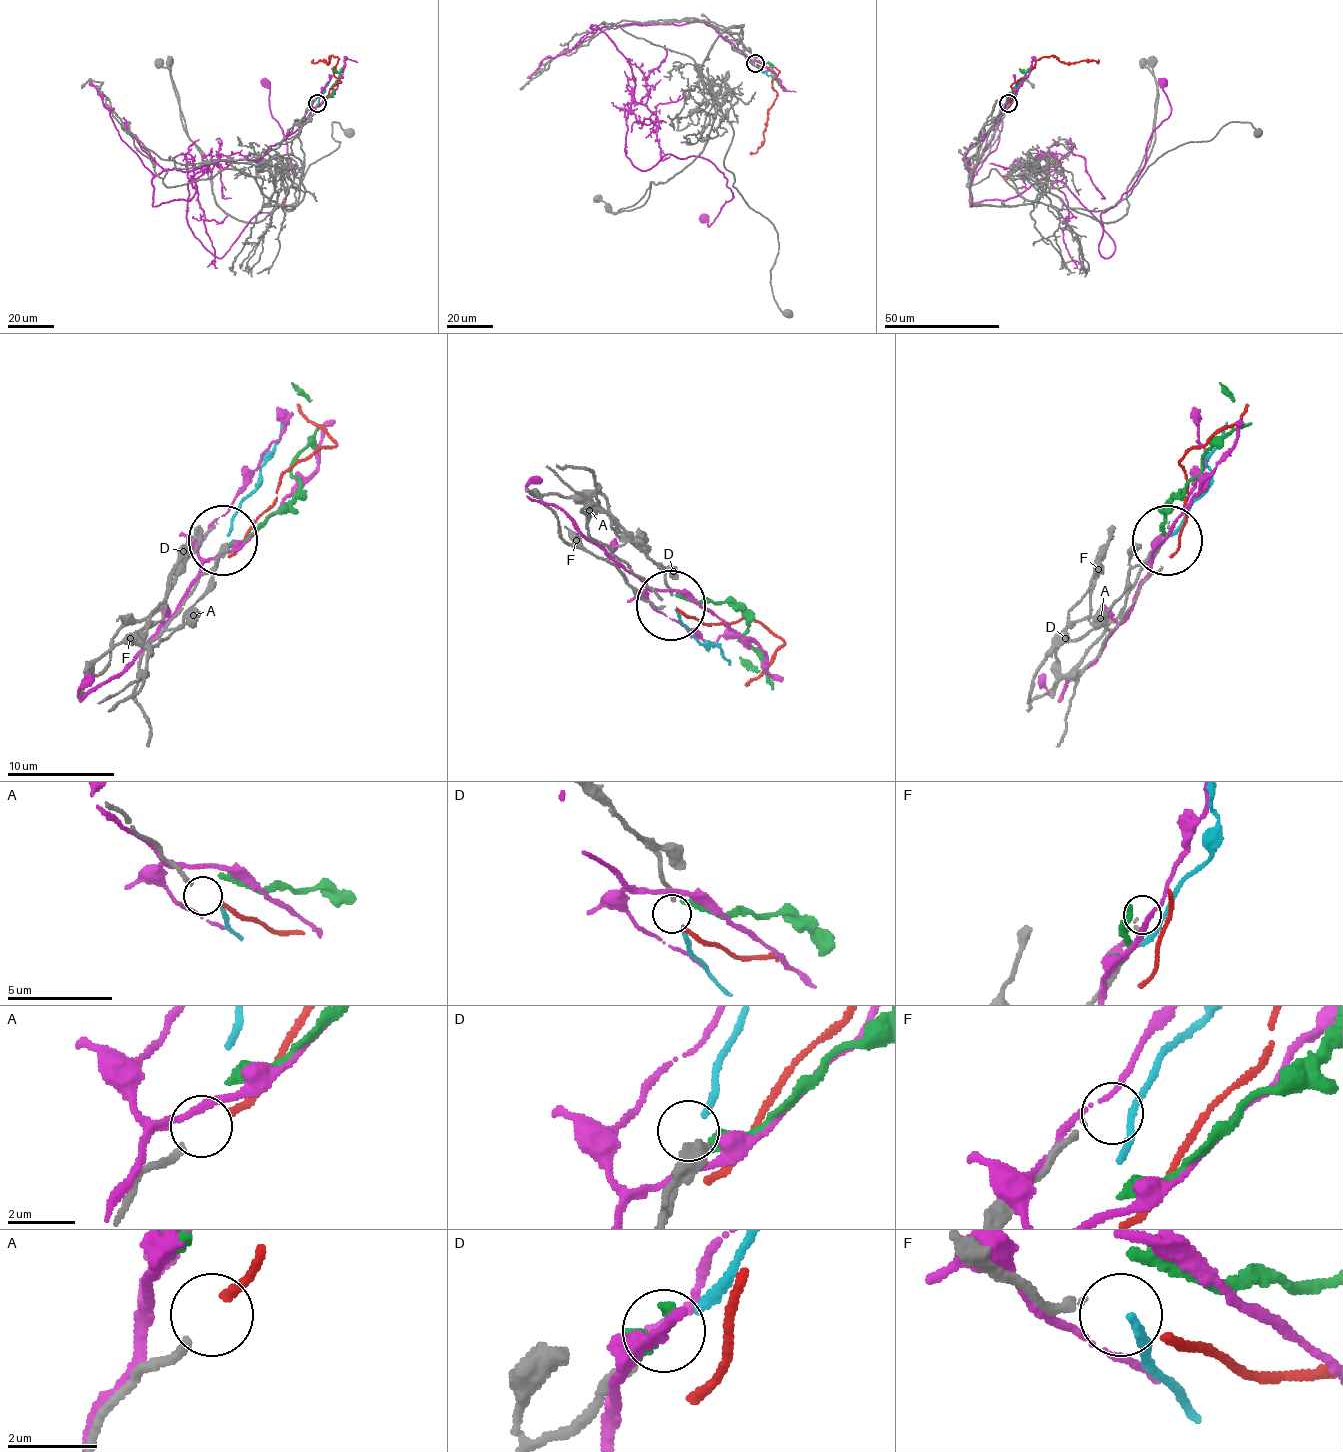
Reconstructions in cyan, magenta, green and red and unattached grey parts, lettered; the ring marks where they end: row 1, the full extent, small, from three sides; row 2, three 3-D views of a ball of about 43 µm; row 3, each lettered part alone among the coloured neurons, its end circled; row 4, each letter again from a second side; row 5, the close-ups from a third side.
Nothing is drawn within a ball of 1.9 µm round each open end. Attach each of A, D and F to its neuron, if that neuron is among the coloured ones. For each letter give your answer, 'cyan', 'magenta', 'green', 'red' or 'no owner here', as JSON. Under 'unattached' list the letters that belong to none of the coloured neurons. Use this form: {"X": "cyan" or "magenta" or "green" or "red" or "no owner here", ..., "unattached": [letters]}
{"A": "red", "D": "cyan", "F": "no owner here", "unattached": ["F"]}

